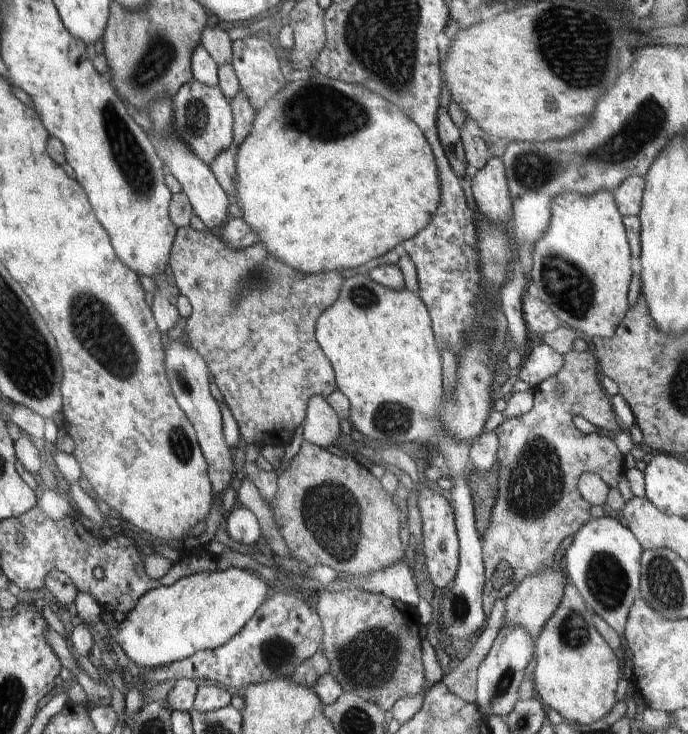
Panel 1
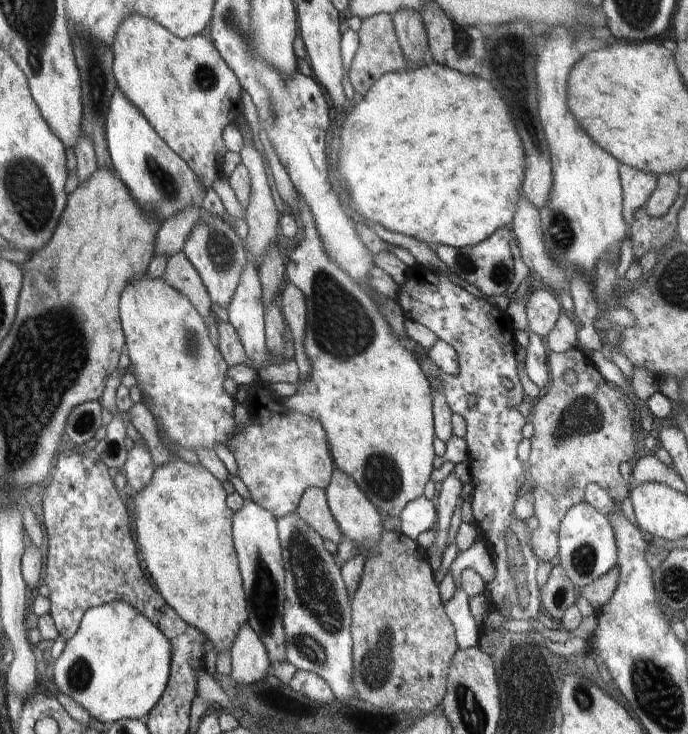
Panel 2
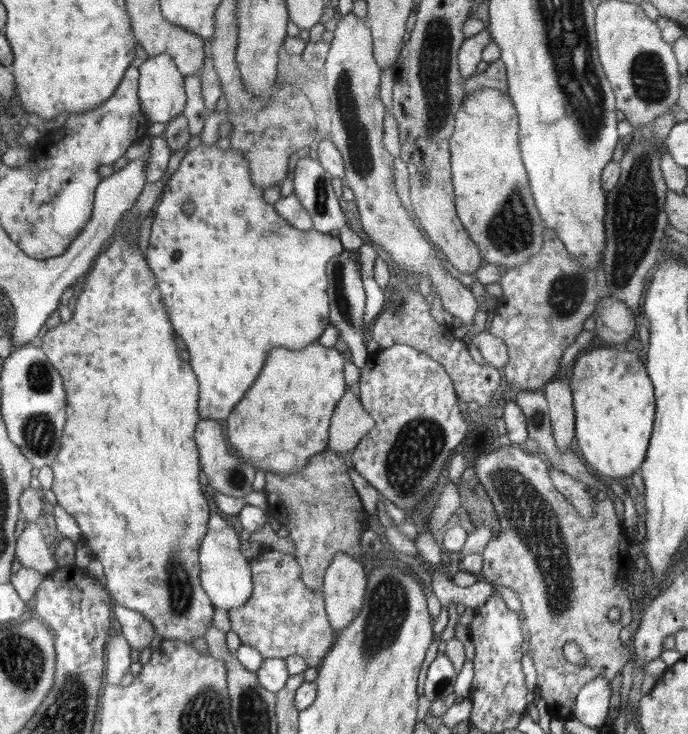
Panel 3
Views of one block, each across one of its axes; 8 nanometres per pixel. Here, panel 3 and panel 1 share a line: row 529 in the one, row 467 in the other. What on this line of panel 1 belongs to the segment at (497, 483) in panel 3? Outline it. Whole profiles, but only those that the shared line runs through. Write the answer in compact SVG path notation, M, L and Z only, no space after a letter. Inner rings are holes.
M572 350L566 353L560 372L535 387L532 410L522 416L504 420L494 430L500 444L497 452L499 489L488 530L481 536L486 572L482 602L487 615L492 612L495 599L506 599L524 578L544 572L546 566L552 570L563 567L562 562L557 560L560 543L568 536L575 535L592 518L590 504L578 492L578 478L591 472L601 476L609 487L617 487L620 477L625 474L623 454L614 442L614 434L621 429L620 422L610 398L598 382L596 372L598 364L593 352ZM576 416L582 416L596 426L598 432L580 432L573 422Z

